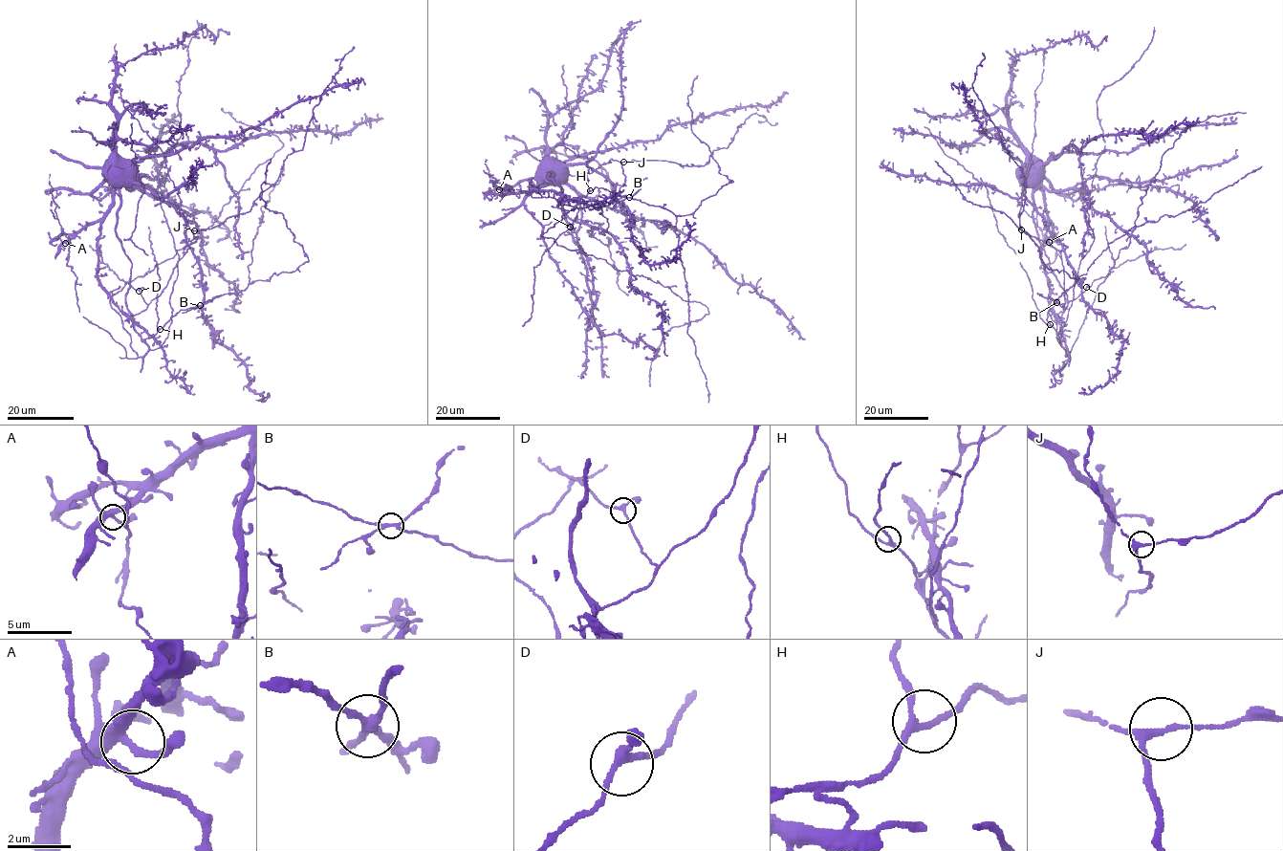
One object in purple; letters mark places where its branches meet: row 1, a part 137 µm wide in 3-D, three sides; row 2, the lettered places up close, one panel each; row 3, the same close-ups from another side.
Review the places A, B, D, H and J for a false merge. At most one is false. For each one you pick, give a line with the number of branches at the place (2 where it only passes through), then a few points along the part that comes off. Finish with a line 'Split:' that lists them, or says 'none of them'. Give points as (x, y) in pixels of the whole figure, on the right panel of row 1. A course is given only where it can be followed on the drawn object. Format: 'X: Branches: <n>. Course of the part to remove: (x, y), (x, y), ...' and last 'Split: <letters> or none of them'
B: Branches: 4. Course of the part to remove: (1056, 301), (1036, 293)
Split: B

